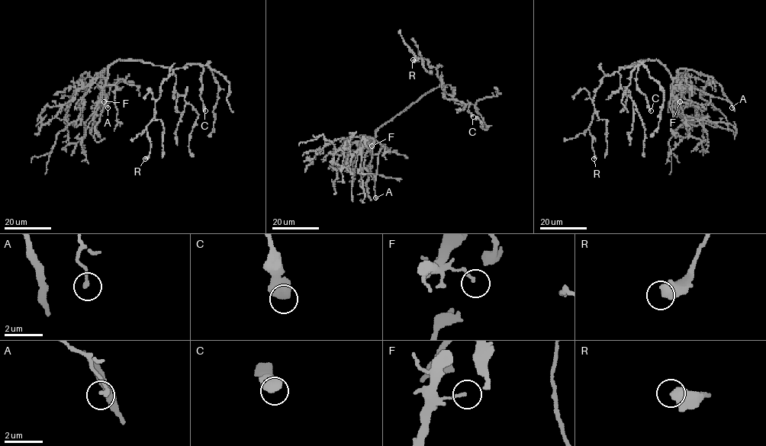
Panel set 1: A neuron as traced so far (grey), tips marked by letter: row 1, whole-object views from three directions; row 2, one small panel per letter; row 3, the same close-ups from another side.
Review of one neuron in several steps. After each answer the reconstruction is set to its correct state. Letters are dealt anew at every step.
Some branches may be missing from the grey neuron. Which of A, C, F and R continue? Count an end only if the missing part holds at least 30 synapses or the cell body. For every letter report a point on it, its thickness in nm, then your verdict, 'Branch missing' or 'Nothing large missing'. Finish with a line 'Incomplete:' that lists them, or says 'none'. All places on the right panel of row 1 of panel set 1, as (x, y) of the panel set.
A: Place: (732, 107). Thickness 190 nm. Nothing large missing
C: Place: (651, 110). Thickness 600 nm. Nothing large missing
F: Place: (680, 101). Thickness 120 nm. Nothing large missing
R: Place: (593, 158). Thickness 600 nm. Nothing large missing
Incomplete: none

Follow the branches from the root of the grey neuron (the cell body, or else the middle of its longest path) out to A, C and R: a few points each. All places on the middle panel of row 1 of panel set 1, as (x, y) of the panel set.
A: (401, 112), (383, 124), (373, 138), (381, 145), (374, 187), (375, 197)
C: (401, 112), (429, 92), (448, 85), (455, 102), (470, 103), (468, 111), (473, 117)
R: (401, 112), (440, 85), (437, 69), (430, 67), (426, 59), (423, 60), (414, 55), (418, 59), (413, 59)

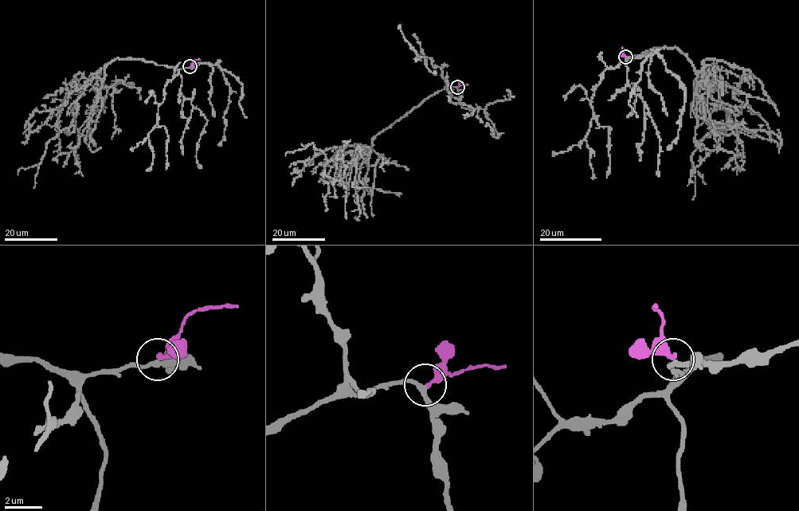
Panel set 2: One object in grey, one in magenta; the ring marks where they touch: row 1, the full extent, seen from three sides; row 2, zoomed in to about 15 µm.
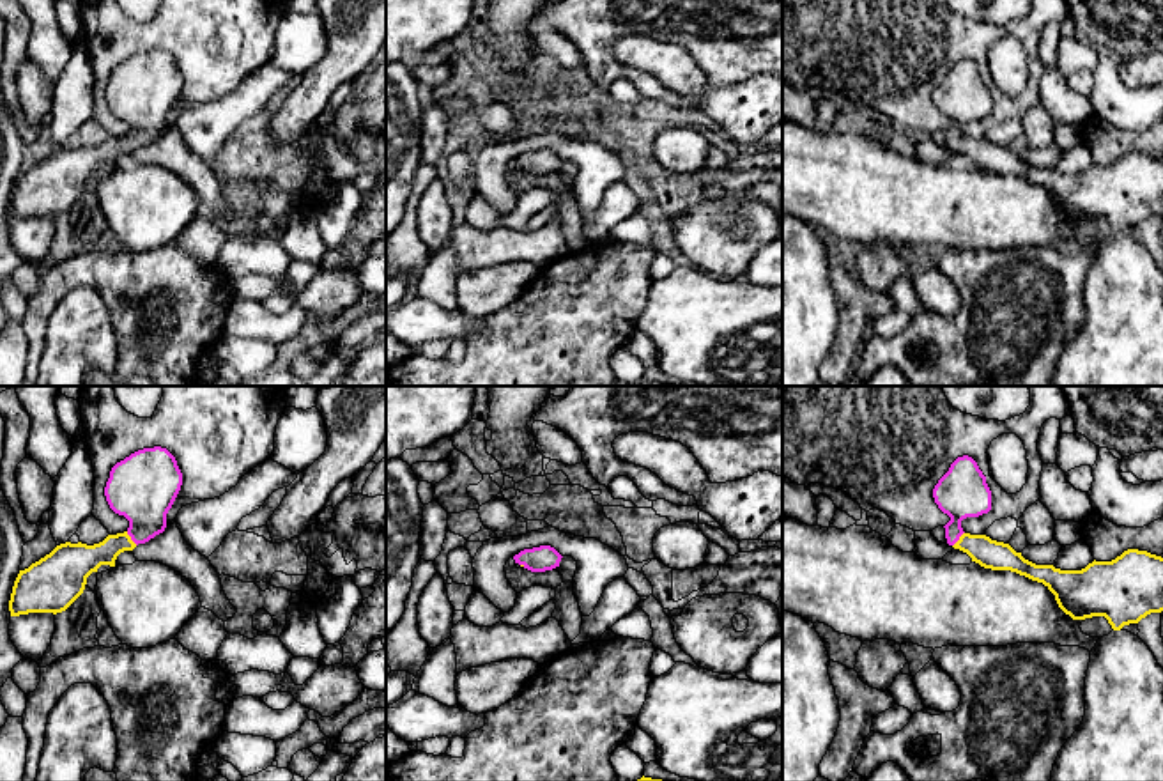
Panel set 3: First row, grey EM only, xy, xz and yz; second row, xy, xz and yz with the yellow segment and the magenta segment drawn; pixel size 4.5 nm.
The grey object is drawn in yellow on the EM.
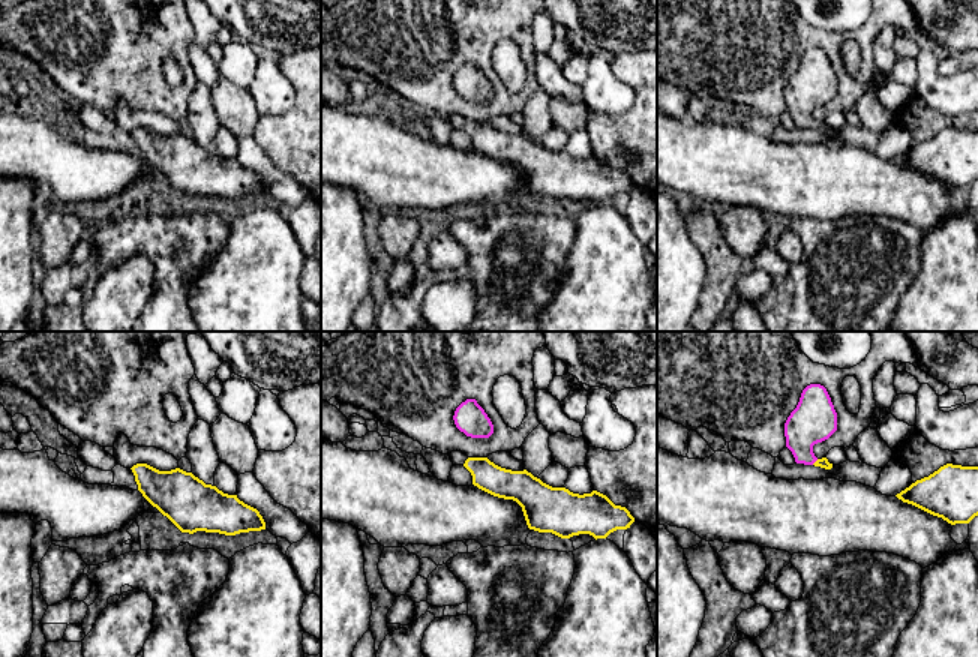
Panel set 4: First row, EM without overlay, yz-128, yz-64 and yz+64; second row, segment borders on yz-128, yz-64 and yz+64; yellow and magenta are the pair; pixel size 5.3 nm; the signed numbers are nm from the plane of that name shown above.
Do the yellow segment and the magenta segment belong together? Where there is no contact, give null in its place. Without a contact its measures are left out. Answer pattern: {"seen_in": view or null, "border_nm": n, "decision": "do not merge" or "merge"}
{"seen_in": "xy", "border_nm": 80, "decision": "merge"}

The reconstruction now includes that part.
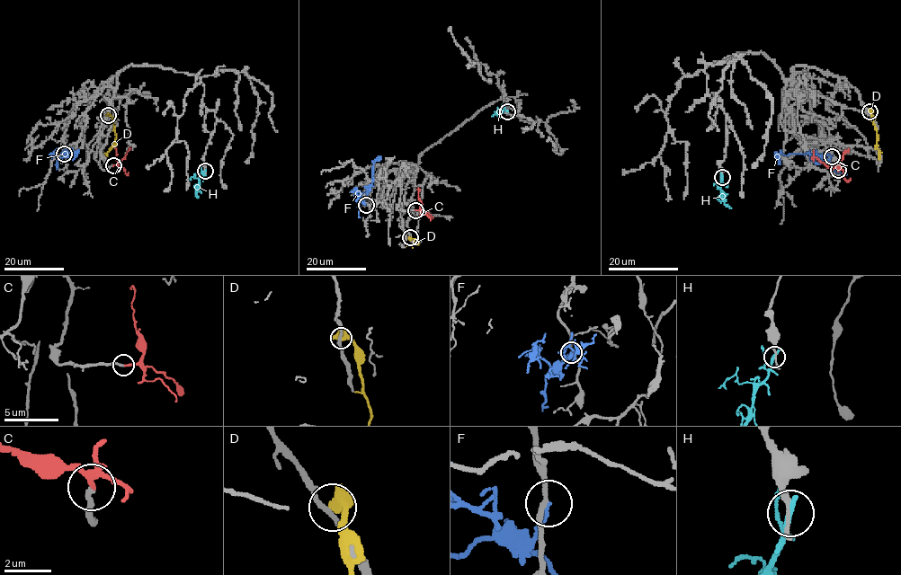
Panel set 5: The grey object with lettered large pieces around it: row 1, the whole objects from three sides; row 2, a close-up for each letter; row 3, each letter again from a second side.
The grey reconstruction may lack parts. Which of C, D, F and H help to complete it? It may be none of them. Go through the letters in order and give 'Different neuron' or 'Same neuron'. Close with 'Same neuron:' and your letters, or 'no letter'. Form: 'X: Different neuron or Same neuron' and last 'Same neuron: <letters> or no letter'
C: Same neuron
D: Different neuron
F: Different neuron
H: Different neuron
Same neuron: C

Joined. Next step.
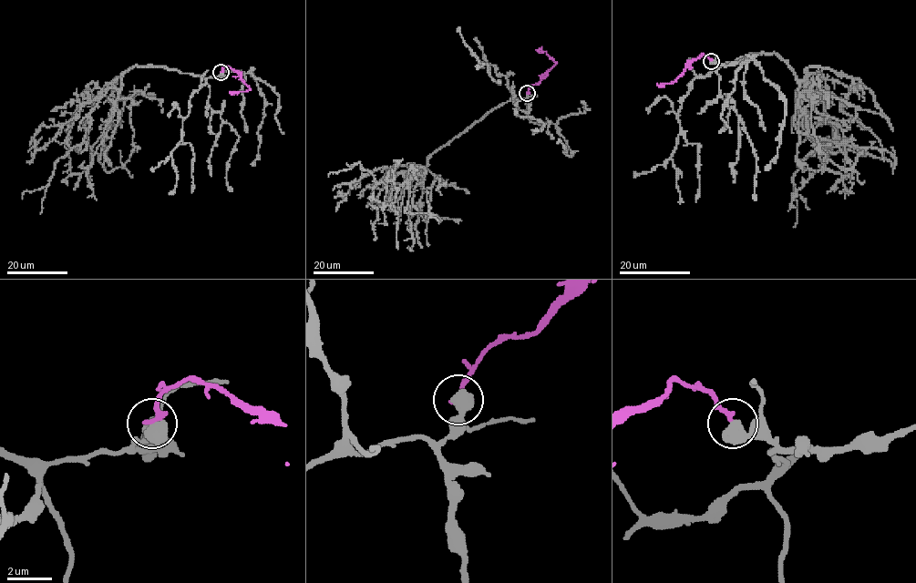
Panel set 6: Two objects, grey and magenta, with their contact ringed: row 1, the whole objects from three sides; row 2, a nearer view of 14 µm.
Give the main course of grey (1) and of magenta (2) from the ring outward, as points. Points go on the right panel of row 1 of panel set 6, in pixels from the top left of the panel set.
1: (711, 60), (719, 66), (776, 54), (807, 80), (797, 107), (817, 151), (793, 178), (808, 209)
2: (711, 60), (701, 55), (672, 83), (660, 85)

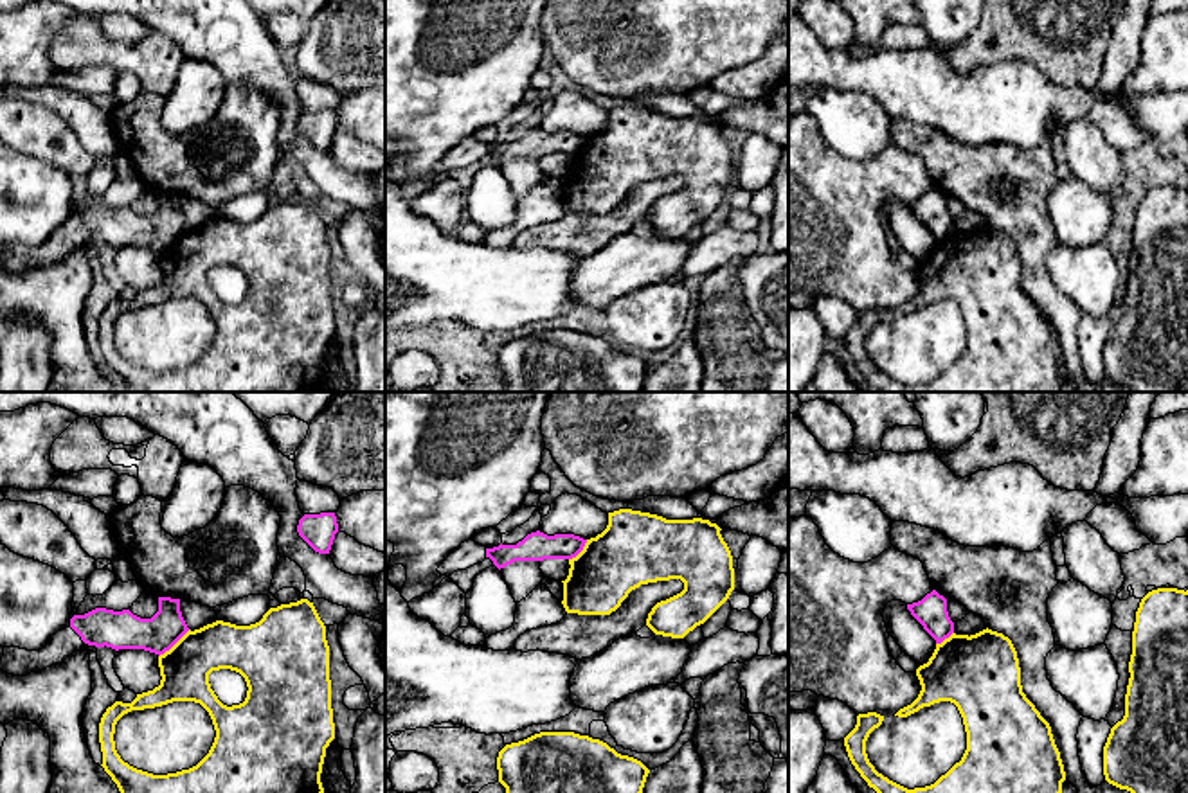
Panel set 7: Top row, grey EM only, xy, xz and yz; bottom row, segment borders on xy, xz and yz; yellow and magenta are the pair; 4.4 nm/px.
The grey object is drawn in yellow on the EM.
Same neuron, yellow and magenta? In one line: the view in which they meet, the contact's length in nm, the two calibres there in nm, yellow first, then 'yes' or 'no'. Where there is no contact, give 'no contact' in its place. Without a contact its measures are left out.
meets yellow in xy; contact 190 nm long; 220 nm thick on the yellow side, 180 nm on the other; no

